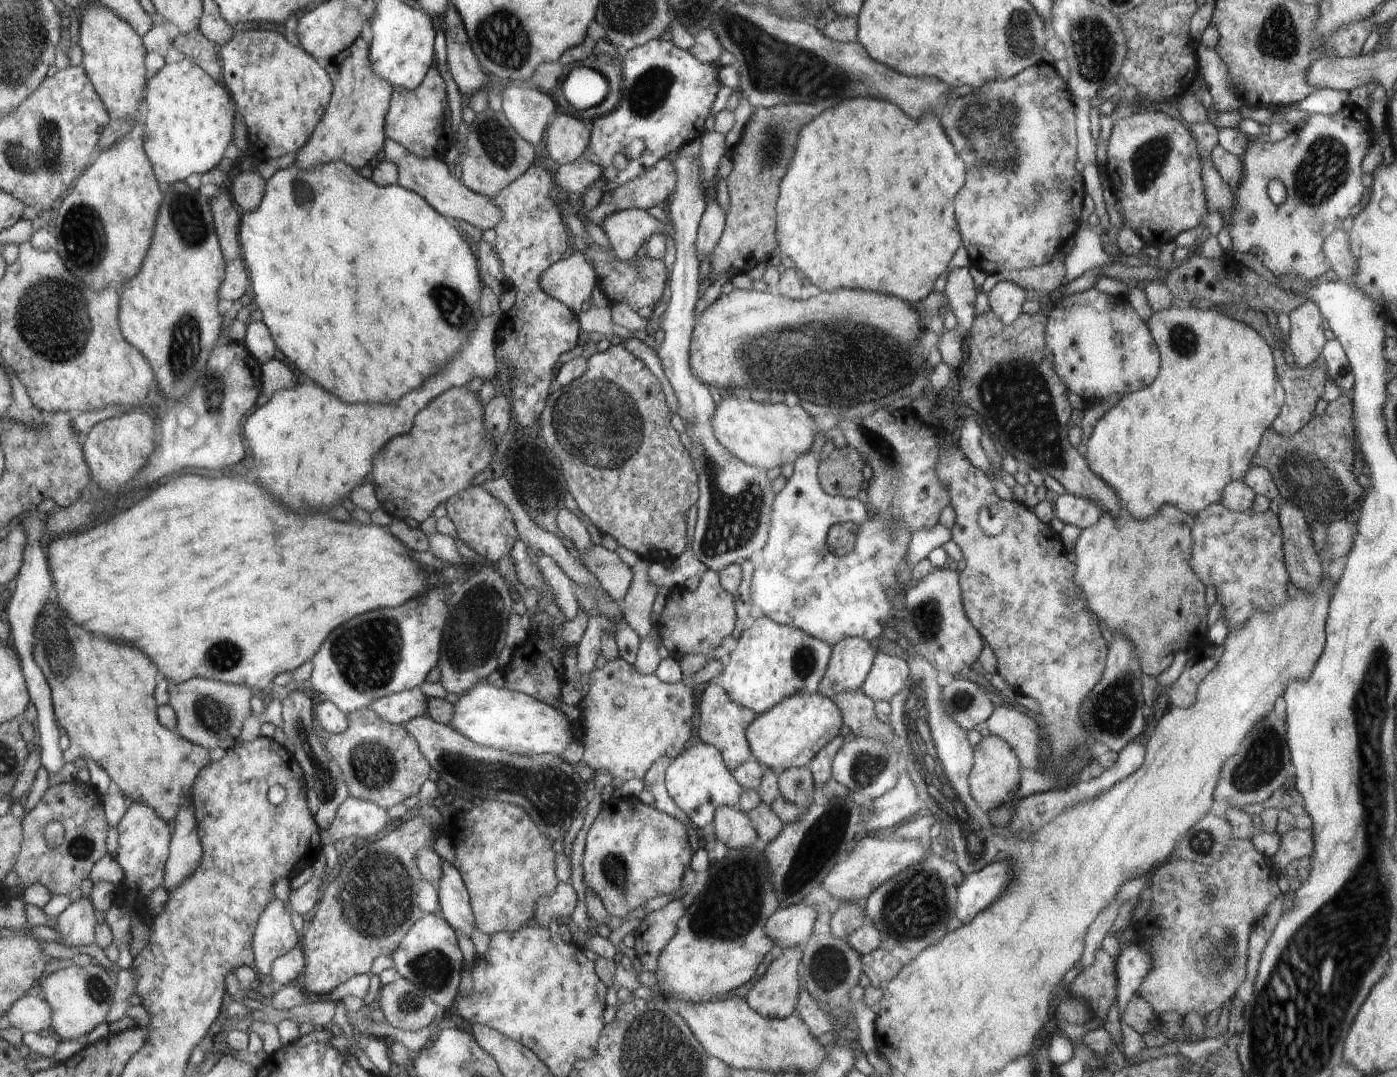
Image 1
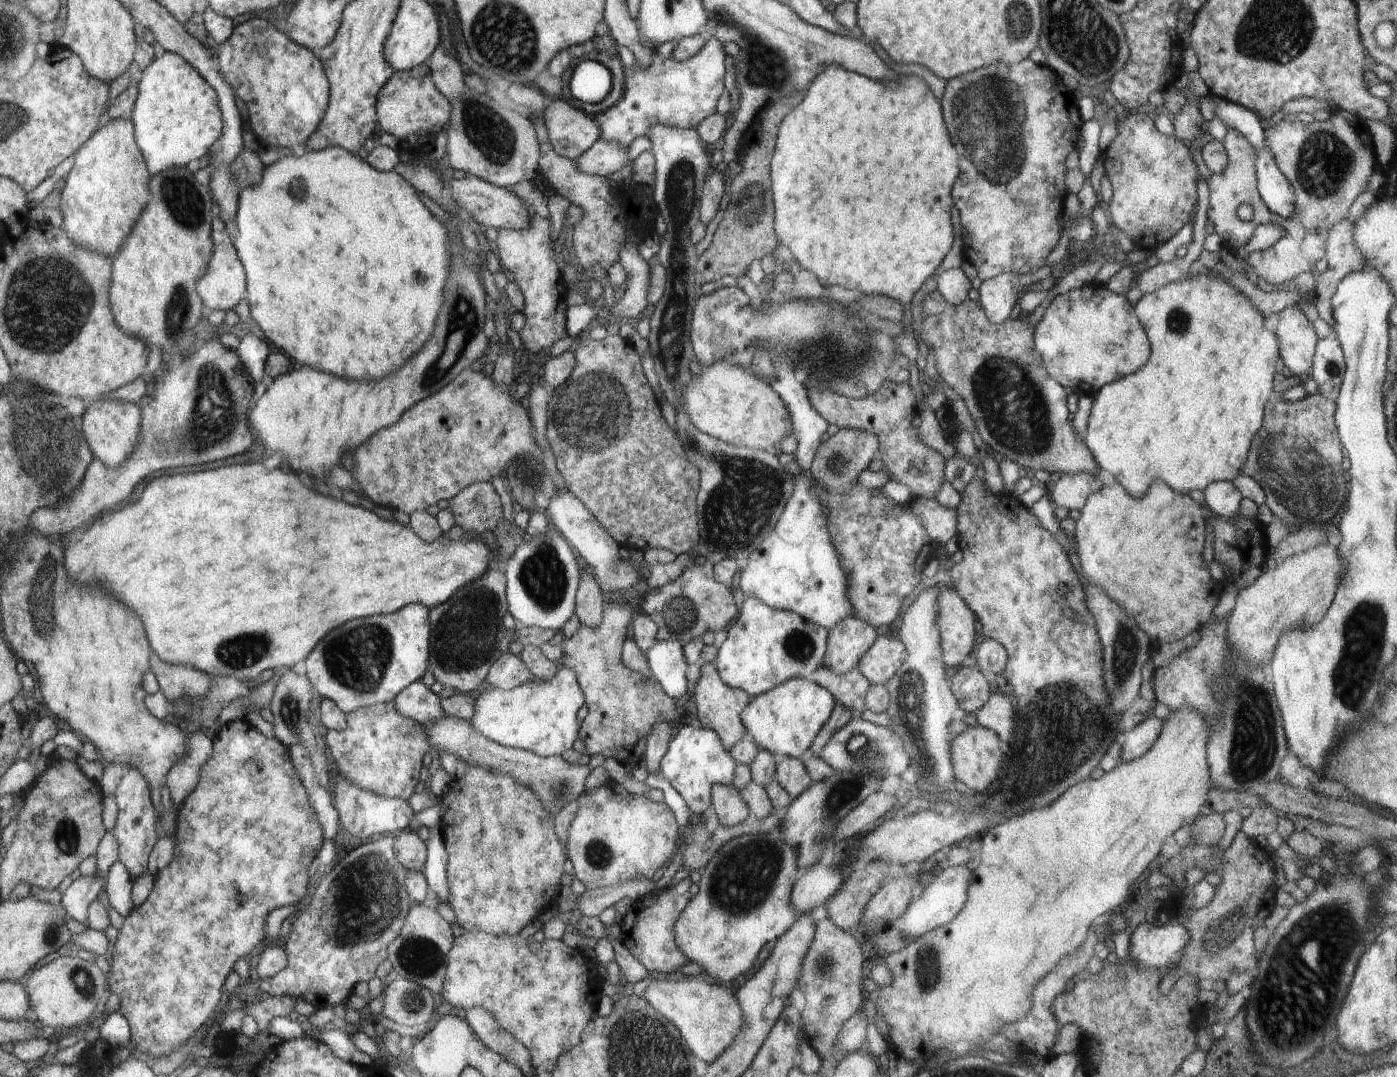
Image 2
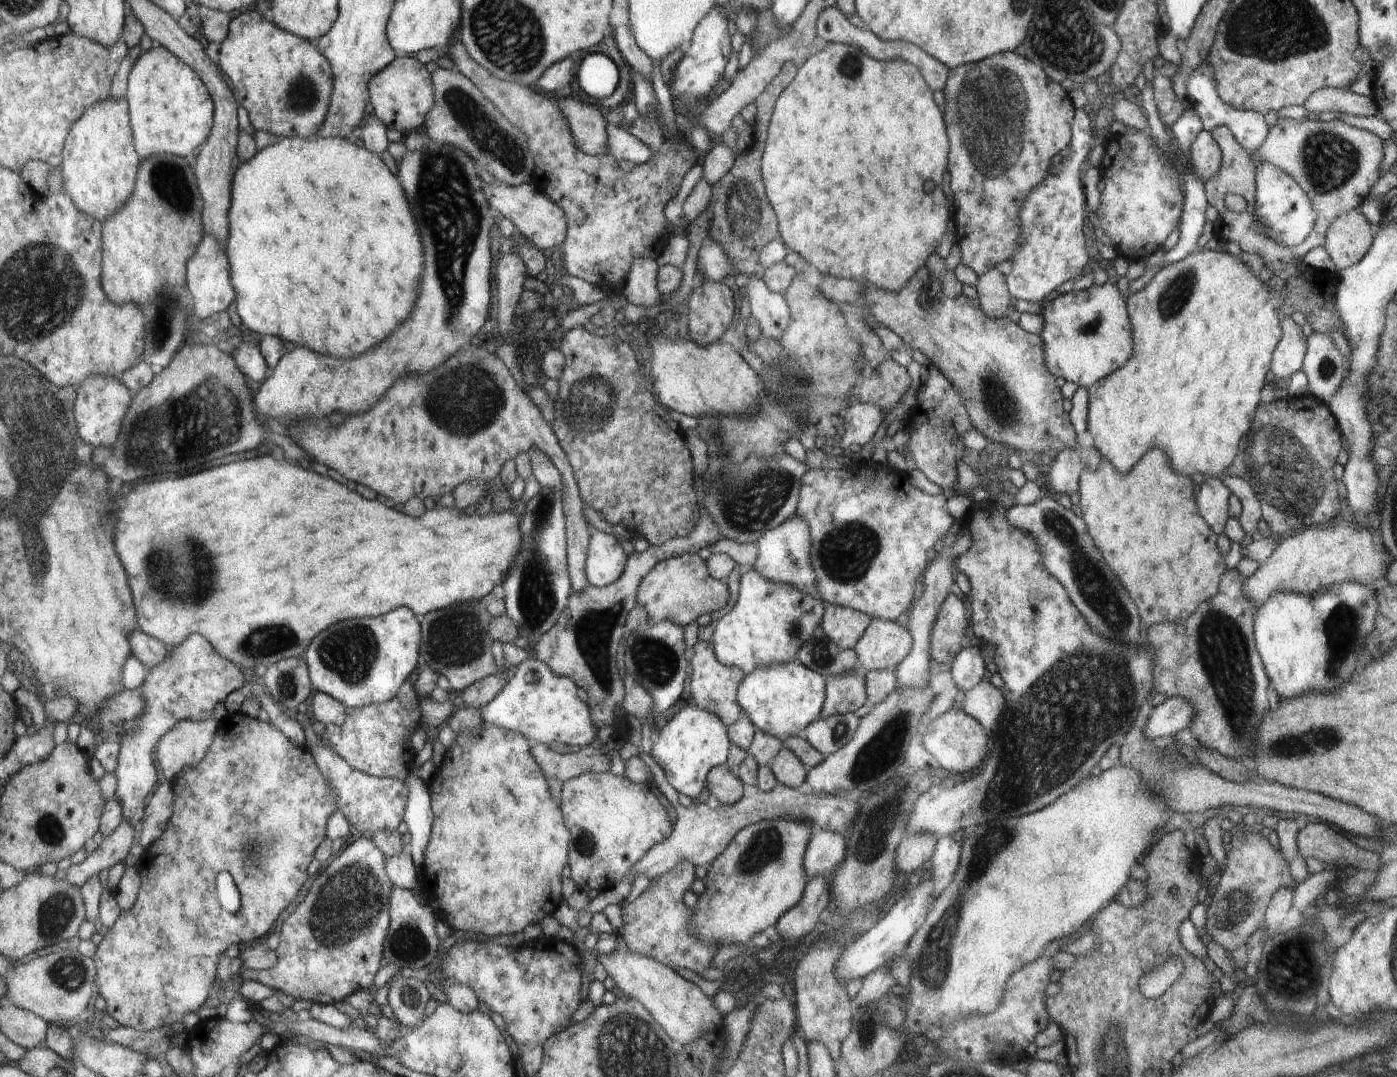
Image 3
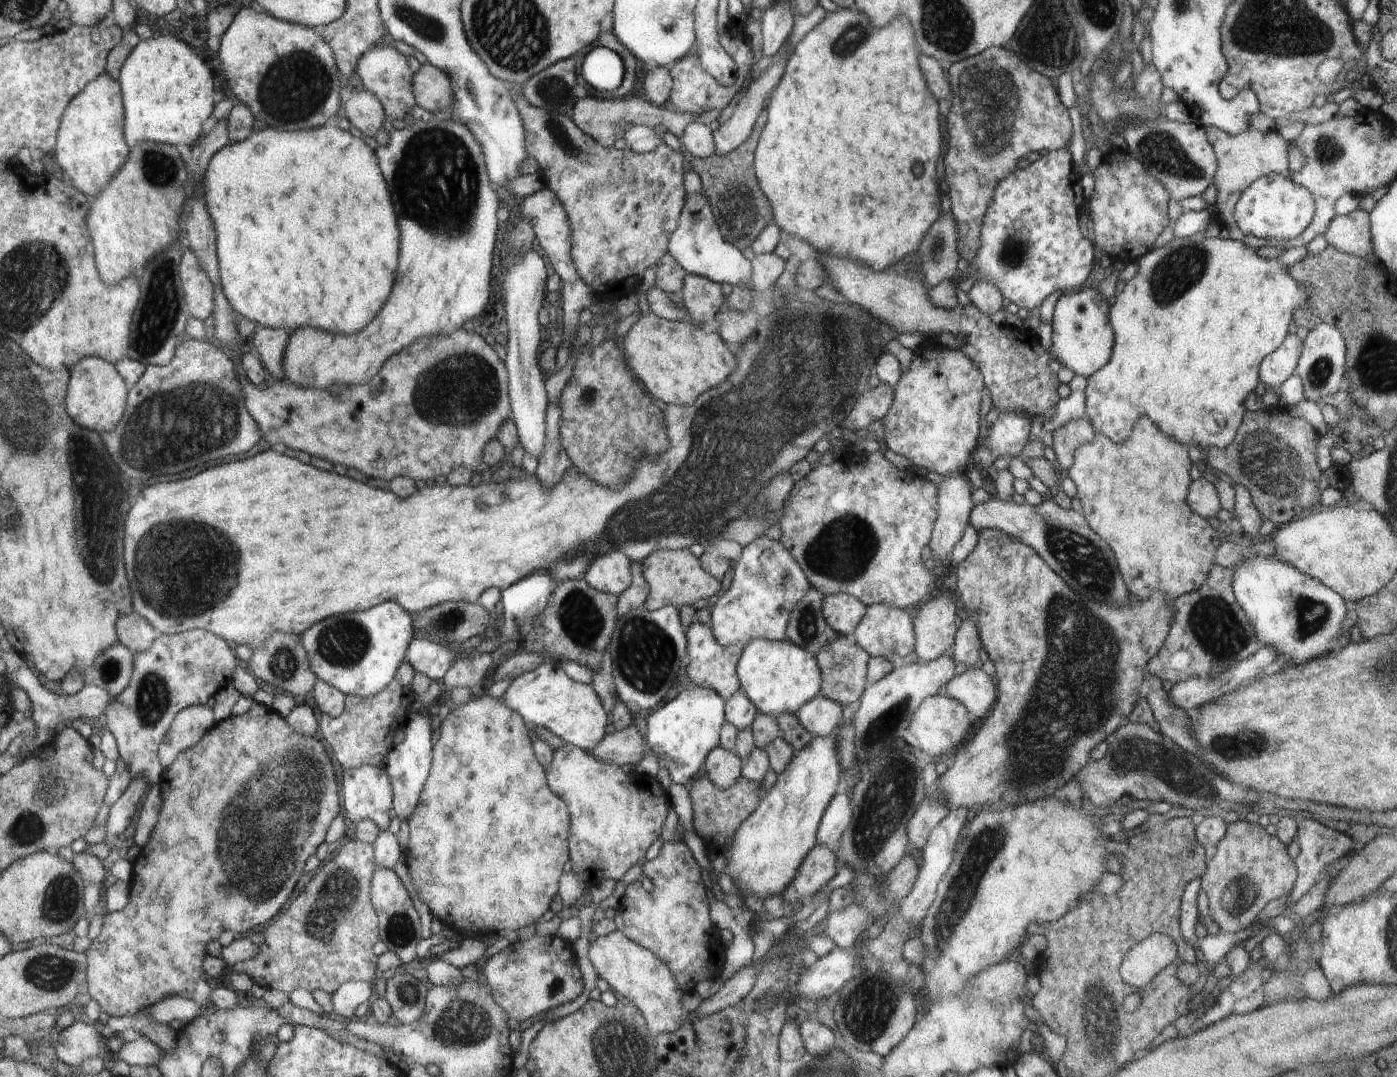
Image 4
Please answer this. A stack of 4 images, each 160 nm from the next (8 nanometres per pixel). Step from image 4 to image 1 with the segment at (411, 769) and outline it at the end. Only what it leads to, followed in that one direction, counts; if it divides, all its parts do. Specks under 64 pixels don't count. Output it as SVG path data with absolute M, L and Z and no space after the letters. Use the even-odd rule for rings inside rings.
M445 860L438 892L443 919L458 932L470 936L475 927L475 918L469 903L469 892L457 868Z

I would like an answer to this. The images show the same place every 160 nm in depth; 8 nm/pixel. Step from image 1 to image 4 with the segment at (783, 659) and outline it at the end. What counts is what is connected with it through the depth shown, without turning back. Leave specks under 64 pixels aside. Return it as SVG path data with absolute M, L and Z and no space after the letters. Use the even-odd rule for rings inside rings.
M760 537L742 549L741 558L734 567L734 579L727 590L720 593L720 598L713 607L709 626L715 639L721 645L730 647L740 645L744 648L753 639L766 639L769 641L787 640L786 629L791 610L796 603L811 589L806 573L800 568L795 557L784 548L780 541Z

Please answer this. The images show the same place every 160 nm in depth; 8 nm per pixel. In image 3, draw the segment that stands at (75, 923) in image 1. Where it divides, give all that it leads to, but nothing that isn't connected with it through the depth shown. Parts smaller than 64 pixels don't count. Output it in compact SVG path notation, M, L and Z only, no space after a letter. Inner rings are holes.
M124 817L120 826L108 838L103 838L95 851L88 854L84 861L67 869L66 880L81 890L89 878L98 877L102 870L124 863L132 842L134 842L134 827Z

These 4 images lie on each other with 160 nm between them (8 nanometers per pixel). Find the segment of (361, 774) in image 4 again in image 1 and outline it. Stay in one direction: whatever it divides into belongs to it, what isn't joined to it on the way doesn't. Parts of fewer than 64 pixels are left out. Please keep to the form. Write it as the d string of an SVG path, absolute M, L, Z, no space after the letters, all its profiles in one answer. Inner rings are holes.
M348 797L338 807L325 834L345 846L357 837L374 838L390 822L387 810L370 801Z

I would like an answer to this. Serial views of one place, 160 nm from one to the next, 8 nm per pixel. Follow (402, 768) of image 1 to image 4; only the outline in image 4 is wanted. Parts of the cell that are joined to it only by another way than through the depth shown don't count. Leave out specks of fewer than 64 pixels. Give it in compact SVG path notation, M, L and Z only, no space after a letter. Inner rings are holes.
M404 663L400 666L393 682L380 695L373 697L347 696L345 697L345 709L343 713L334 718L324 713L317 713L320 736L328 743L329 748L333 752L333 756L342 764L344 769L360 768L360 766L364 766L364 764L372 764L372 766L384 768L384 764L386 764L385 760L388 760L390 748L392 748L392 744L394 744L394 742L388 742L386 738L388 738L392 726L394 726L400 718L406 718L406 716L408 716L408 712L398 712L398 708L400 708L402 700L404 700L406 696L410 696L412 678L414 678L412 665L410 663Z

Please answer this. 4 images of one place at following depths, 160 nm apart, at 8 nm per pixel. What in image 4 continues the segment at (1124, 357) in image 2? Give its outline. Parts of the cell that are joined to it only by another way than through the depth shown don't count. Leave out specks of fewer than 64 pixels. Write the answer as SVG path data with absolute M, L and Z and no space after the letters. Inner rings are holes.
M1088 284L1074 291L1065 292L1056 302L1052 319L1052 348L1053 359L1075 375L1087 379L1111 359L1115 343L1109 308L1111 304L1095 288Z

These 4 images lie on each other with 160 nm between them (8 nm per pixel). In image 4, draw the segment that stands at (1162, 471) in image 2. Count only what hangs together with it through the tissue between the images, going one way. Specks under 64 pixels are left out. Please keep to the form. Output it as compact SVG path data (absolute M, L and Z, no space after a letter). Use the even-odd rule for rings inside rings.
M1203 235L1193 237L1175 237L1172 242L1166 244L1163 248L1153 248L1148 254L1141 258L1141 264L1138 274L1128 281L1124 291L1119 294L1111 303L1109 308L1109 319L1111 320L1111 325L1113 328L1115 343L1113 346L1111 359L1108 361L1106 366L1103 366L1098 372L1095 372L1092 376L1089 376L1087 380L1087 387L1085 388L1085 414L1091 420L1091 425L1096 433L1107 436L1112 442L1116 444L1124 444L1131 435L1133 426L1143 417L1150 419L1159 429L1162 434L1176 439L1178 443L1182 443L1184 446L1193 444L1198 446L1202 453L1205 453L1210 447L1226 448L1229 444L1232 444L1234 437L1236 436L1238 427L1243 423L1243 418L1245 413L1248 411L1244 407L1245 398L1251 393L1255 392L1256 386L1258 386L1259 381L1259 366L1262 360L1266 358L1270 353L1273 353L1281 344L1284 342L1286 335L1288 333L1288 326L1293 320L1292 315L1294 310L1303 304L1304 300L1304 289L1299 284L1299 282L1289 273L1288 268L1278 264L1276 259L1262 258L1256 254L1256 249L1254 247L1249 247L1248 245L1242 244L1240 241L1233 241L1232 239L1223 240L1218 238L1205 238Z

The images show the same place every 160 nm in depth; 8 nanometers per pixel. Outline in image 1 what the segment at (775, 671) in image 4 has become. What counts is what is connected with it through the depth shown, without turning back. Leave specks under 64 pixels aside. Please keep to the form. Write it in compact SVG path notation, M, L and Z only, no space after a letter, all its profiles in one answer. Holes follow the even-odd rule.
M818 690L813 695L798 694L784 699L782 703L771 708L770 711L758 715L747 731L747 744L753 757L765 768L774 772L786 771L789 768L806 767L807 764L828 744L841 734L843 716L834 700L822 696Z

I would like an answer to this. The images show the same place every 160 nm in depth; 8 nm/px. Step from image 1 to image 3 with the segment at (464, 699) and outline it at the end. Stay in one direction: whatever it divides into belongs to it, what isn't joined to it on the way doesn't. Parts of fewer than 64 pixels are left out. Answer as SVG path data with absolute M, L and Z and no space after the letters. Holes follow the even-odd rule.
M532 657L519 664L508 676L501 691L481 708L481 716L488 725L518 733L538 745L562 742L584 747L598 731L587 703L576 696L576 684L571 677L552 672L543 661Z

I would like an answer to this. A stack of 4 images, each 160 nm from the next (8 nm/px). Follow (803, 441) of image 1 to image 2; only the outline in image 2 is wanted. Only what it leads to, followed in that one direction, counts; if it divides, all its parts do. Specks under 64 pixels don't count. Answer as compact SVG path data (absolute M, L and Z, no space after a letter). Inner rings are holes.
M730 354L728 359L720 363L703 367L702 374L695 376L695 381L686 390L684 398L686 412L698 430L737 447L776 454L774 450L776 446L780 446L787 432L794 430L789 408L785 402L782 402L779 393L774 392L774 389L764 382L764 378L760 378L754 373L746 373L743 368L730 359Z

